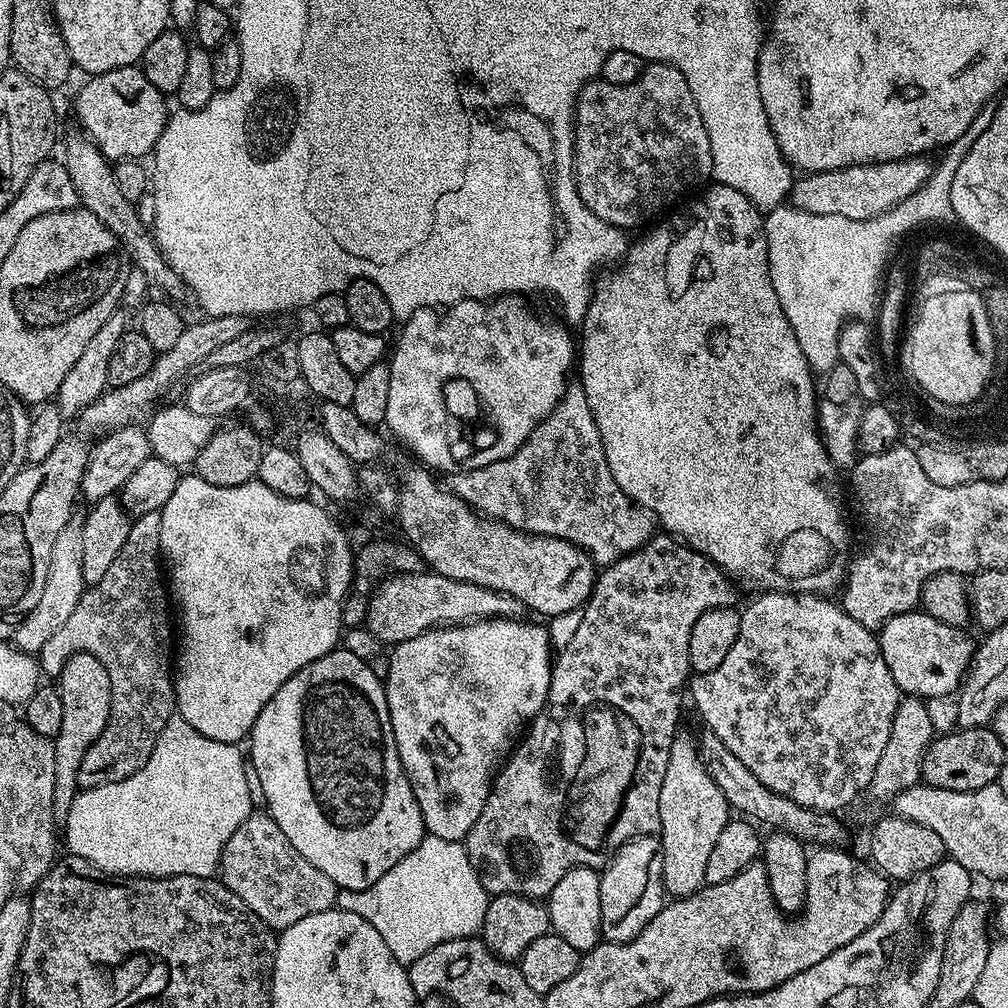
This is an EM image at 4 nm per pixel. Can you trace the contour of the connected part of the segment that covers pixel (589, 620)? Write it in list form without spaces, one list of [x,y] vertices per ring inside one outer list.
[[[656,534],[644,543],[638,552],[616,560],[607,565],[599,573],[592,596],[582,608],[584,617],[578,625],[574,638],[559,649],[552,665],[552,677],[548,687],[548,701],[544,708],[531,721],[526,735],[519,741],[518,747],[509,755],[506,763],[495,773],[488,789],[486,806],[482,806],[482,814],[478,814],[478,822],[468,831],[466,847],[470,862],[476,867],[482,886],[492,896],[502,894],[518,894],[530,900],[547,898],[558,886],[562,874],[572,868],[603,869],[616,851],[627,840],[636,836],[650,836],[660,830],[660,795],[662,794],[662,778],[666,778],[666,762],[670,762],[670,746],[678,735],[676,723],[680,720],[680,691],[685,691],[690,680],[690,630],[694,630],[694,622],[706,614],[706,610],[727,608],[733,603],[736,592],[731,588],[729,577],[710,558],[706,558],[698,550],[671,534]]]

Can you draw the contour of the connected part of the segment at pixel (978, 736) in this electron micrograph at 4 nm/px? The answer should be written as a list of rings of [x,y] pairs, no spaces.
[[[991,727],[960,728],[948,732],[945,736],[937,735],[929,744],[922,758],[920,771],[923,783],[942,790],[978,790],[987,784],[999,781],[1000,771],[1006,762],[1006,749],[999,741],[998,734]]]

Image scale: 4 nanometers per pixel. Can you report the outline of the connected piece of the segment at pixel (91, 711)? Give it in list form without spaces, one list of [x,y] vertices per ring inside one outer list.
[[[73,652],[60,668],[58,689],[62,700],[62,726],[58,730],[54,746],[54,802],[52,813],[58,822],[63,822],[70,814],[72,800],[80,788],[80,779],[76,771],[82,766],[82,758],[86,758],[86,750],[98,742],[102,730],[106,730],[106,722],[110,718],[112,705],[112,687],[110,674],[106,674],[106,666],[94,658],[89,652]]]

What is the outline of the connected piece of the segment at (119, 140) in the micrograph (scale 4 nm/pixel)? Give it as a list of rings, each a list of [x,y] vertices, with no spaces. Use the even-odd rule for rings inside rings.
[[[133,66],[131,68],[119,68],[118,70],[110,70],[109,72],[103,72],[97,76],[89,75],[88,80],[80,88],[80,93],[76,96],[76,116],[80,119],[79,127],[83,129],[86,135],[91,138],[91,140],[98,146],[100,153],[108,159],[110,162],[119,162],[122,160],[140,160],[144,158],[144,155],[155,153],[156,143],[158,138],[162,138],[162,130],[166,126],[170,115],[170,109],[168,109],[168,104],[166,101],[165,93],[158,90],[158,86],[154,86],[154,82],[150,82],[150,78],[146,78],[143,67]]]

